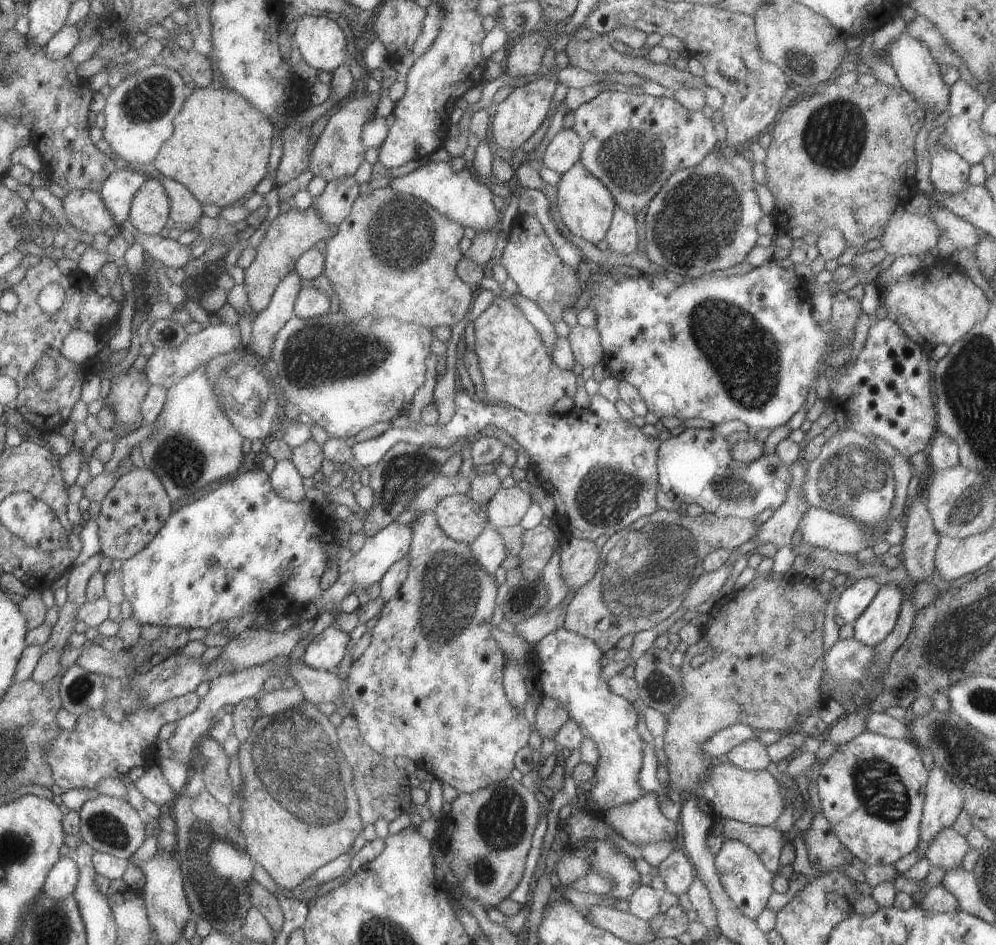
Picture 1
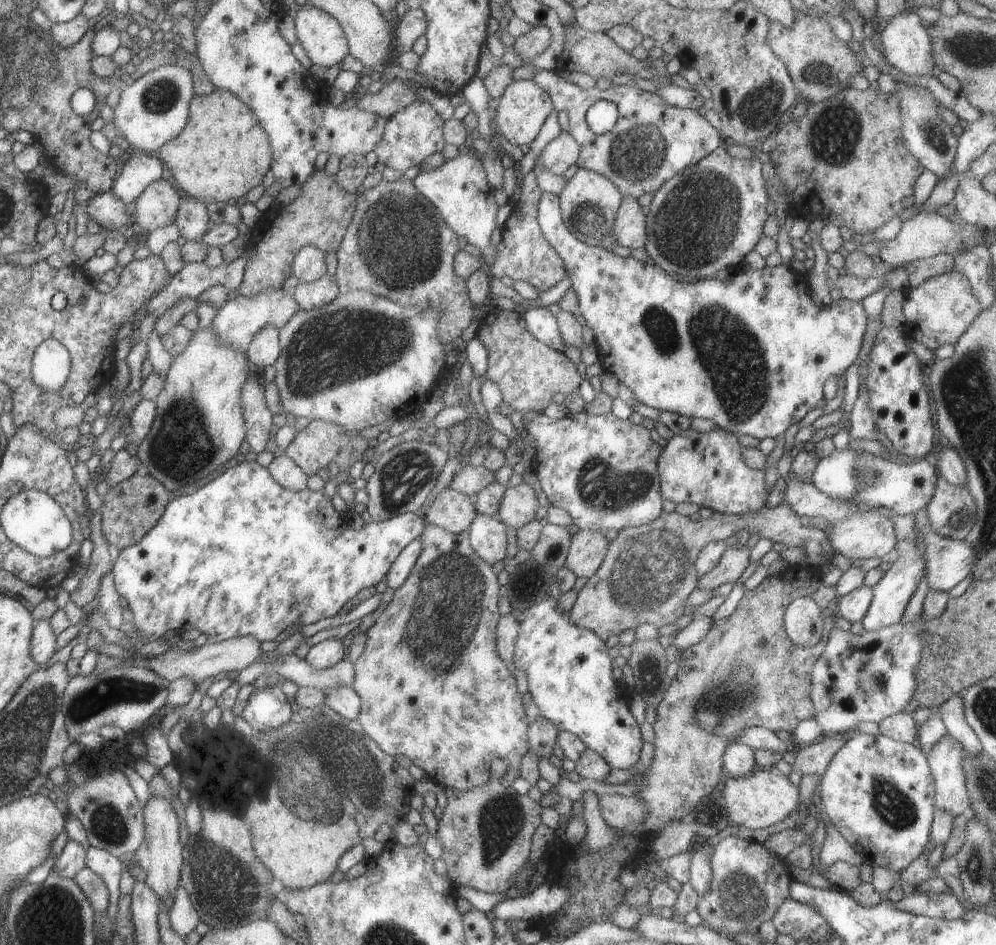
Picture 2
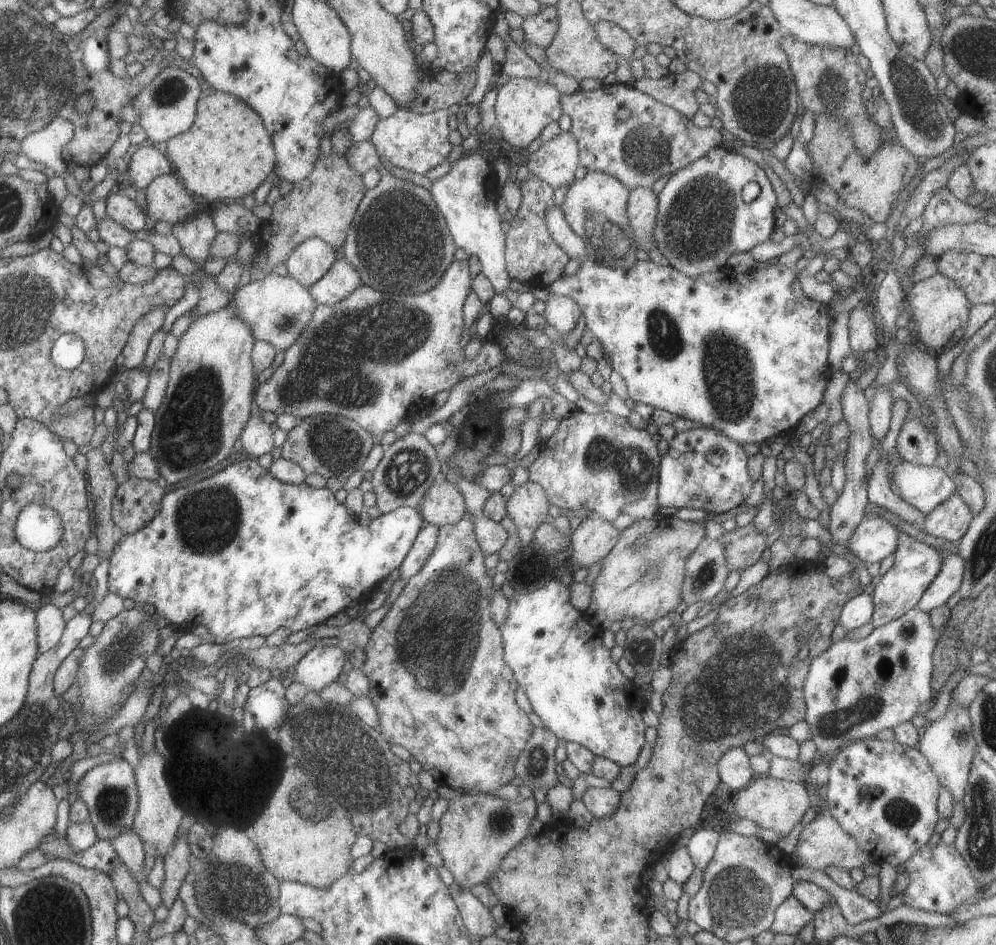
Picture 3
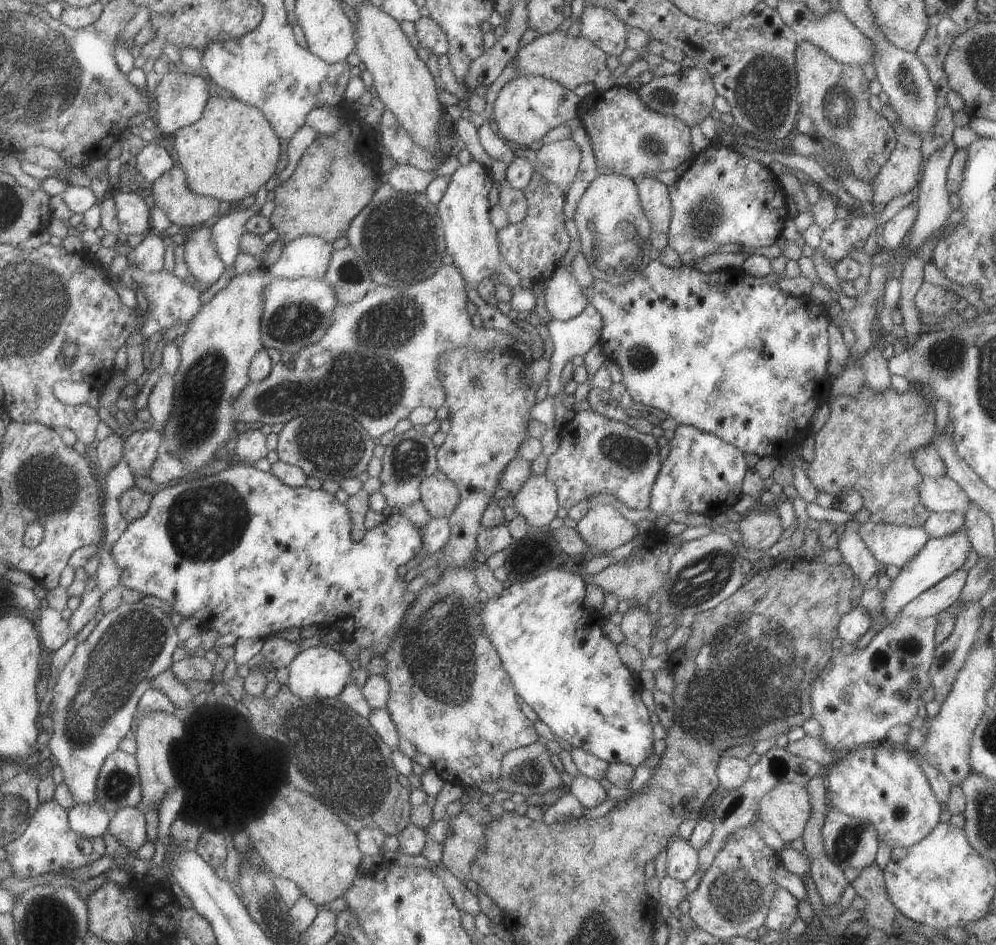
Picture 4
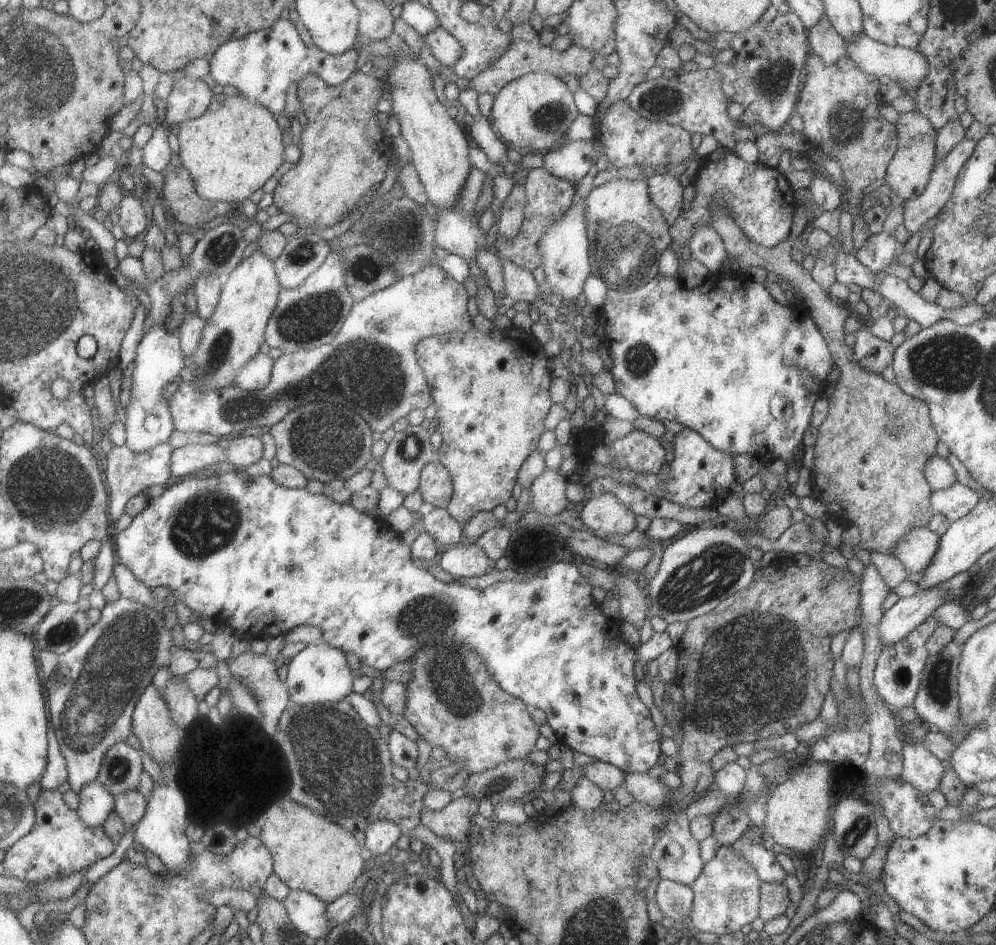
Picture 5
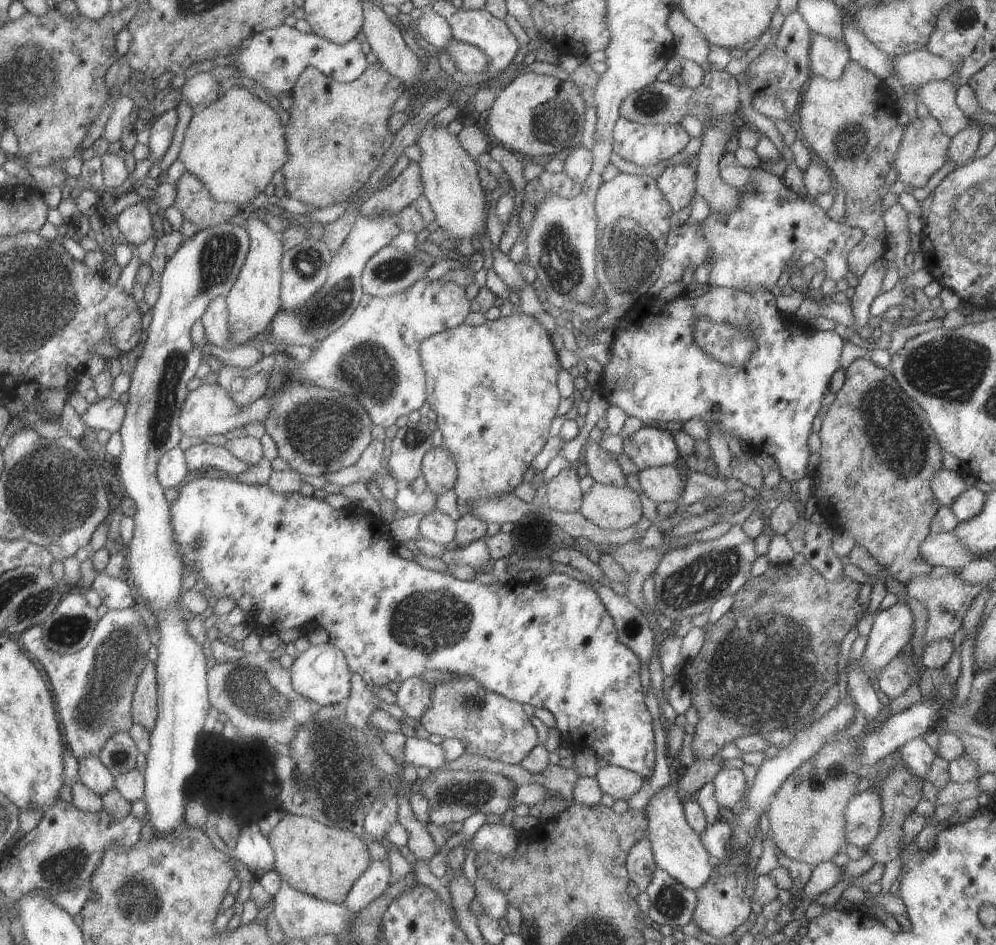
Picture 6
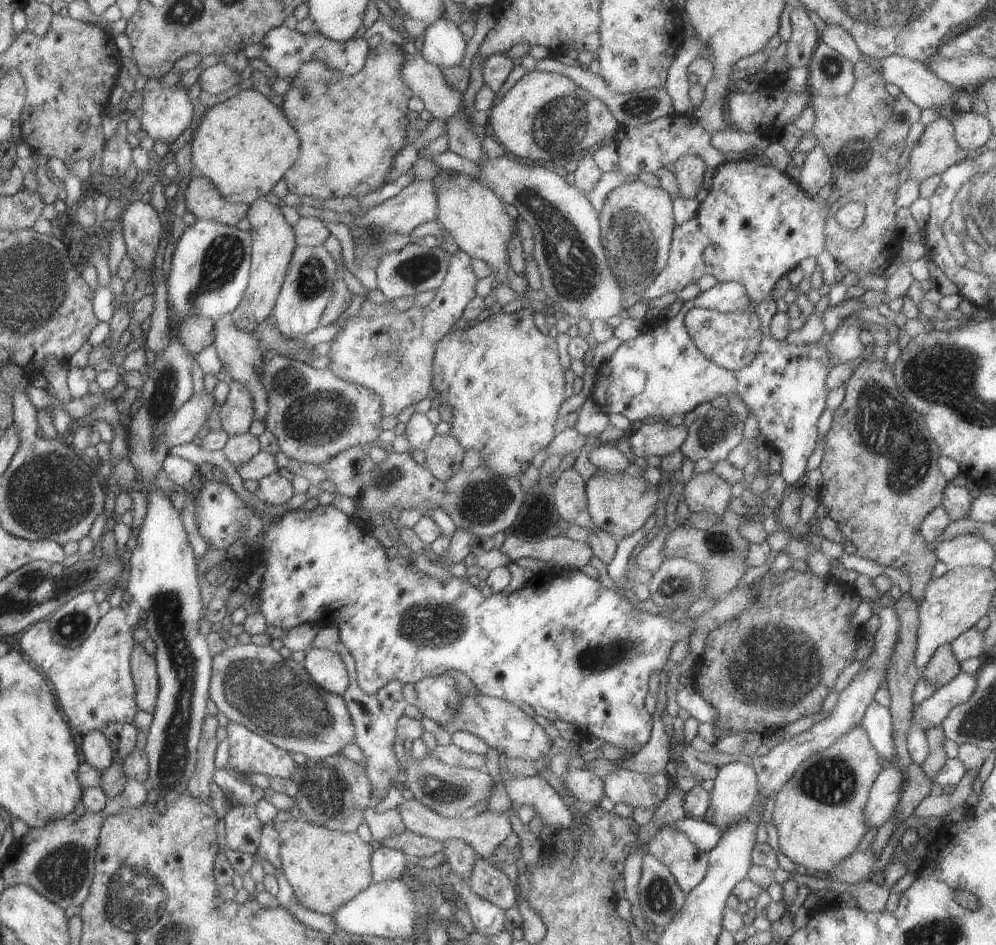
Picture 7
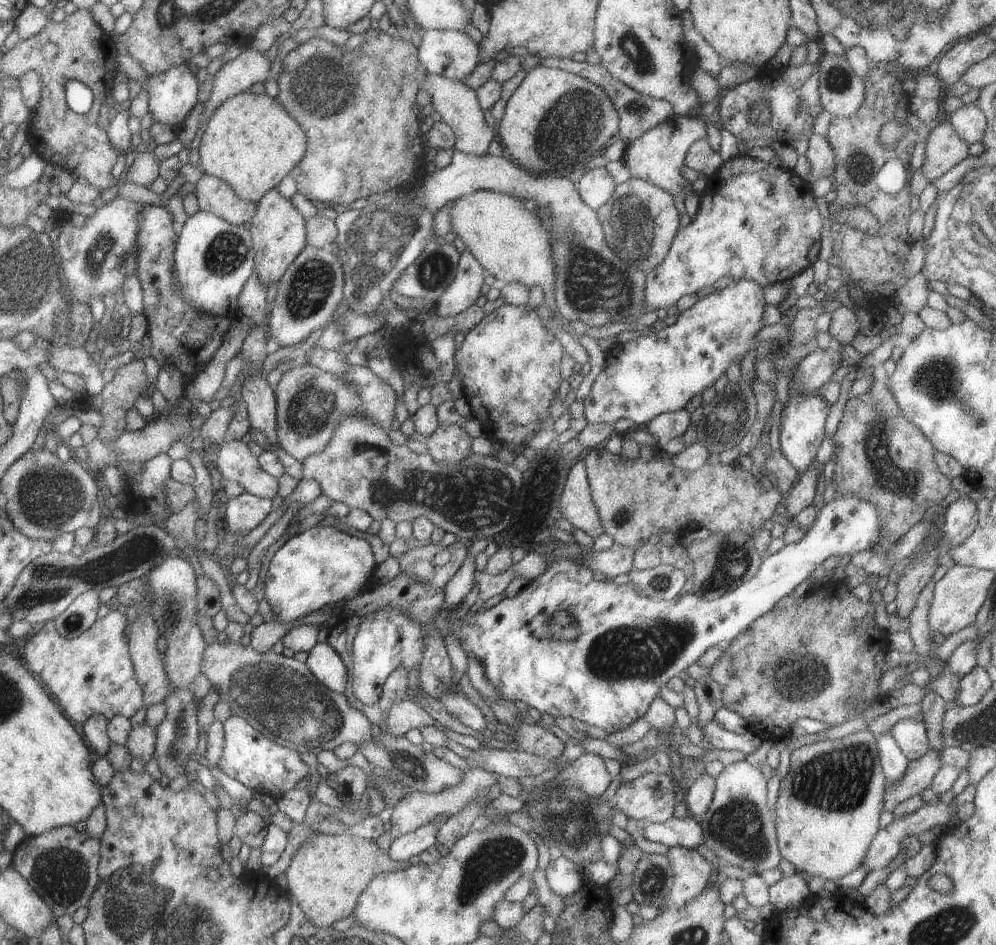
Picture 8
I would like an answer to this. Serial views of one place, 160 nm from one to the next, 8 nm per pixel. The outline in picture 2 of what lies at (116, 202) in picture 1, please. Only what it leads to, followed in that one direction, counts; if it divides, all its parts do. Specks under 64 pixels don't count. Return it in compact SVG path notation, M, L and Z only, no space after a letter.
M137 151L121 166L121 172L114 178L110 191L127 206L149 183L161 179L161 176L163 165L156 155Z

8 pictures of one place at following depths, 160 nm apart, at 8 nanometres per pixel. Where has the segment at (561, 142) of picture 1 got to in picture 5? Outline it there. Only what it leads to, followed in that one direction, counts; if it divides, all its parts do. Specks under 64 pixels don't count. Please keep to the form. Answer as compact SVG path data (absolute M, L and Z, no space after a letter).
M565 141L559 148L543 154L544 170L576 185L595 164L599 148L591 141Z

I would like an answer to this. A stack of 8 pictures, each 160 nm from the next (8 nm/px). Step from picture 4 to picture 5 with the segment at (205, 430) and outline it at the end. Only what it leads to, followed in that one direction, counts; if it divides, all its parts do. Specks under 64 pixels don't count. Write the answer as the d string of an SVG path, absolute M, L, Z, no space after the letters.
M255 250L251 256L241 260L238 266L229 274L227 280L221 283L219 302L214 312L204 322L201 328L199 346L191 354L191 369L193 386L201 392L231 387L239 368L257 354L264 342L264 330L279 296L281 288L274 270L274 260L269 260L261 250Z

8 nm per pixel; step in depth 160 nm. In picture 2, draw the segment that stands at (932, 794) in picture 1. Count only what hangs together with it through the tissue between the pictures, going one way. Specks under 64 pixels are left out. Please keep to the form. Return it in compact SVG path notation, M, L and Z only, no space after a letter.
M945 734L926 754L934 782L934 810L941 809L953 816L966 814L970 808L962 752L961 744Z

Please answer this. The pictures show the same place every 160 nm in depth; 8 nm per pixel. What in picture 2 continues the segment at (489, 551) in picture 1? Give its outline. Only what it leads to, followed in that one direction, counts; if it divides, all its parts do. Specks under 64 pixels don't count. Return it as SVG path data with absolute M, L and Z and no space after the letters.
M477 513L468 528L467 536L474 553L487 564L495 564L505 558L505 530L507 524Z

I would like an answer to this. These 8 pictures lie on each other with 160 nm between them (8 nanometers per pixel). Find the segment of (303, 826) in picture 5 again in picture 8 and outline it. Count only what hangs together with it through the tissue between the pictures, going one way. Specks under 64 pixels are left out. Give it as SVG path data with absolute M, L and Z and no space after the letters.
M311 834L311 838L305 840L291 856L284 876L291 900L297 903L307 921L318 929L330 927L333 922L350 916L357 896L377 874L405 870L409 866L411 864L408 861L391 860L371 840L350 834Z

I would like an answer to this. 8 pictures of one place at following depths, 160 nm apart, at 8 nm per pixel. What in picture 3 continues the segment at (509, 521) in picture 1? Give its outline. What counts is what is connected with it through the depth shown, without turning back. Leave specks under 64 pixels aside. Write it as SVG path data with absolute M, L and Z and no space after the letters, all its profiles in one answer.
M531 481L514 487L506 498L506 514L519 532L521 547L532 542L533 531L545 522L548 505L543 488Z

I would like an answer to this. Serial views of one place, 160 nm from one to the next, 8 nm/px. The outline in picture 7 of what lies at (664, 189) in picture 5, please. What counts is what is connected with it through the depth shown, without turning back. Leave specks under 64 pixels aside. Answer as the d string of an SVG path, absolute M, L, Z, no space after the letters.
M683 155L673 162L673 174L677 184L678 193L674 196L682 199L693 199L702 187L702 178L705 167L713 164L702 159L699 155Z

